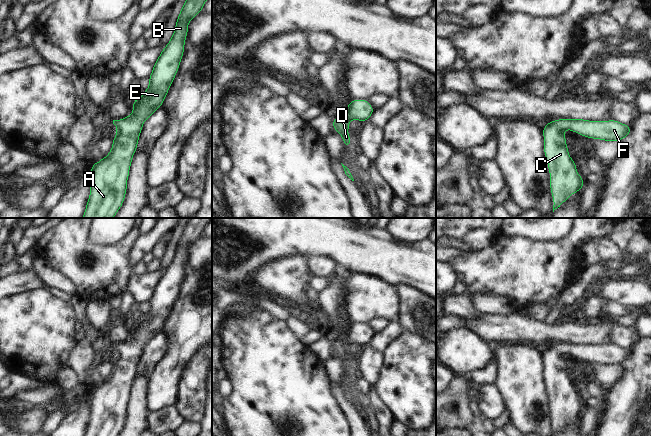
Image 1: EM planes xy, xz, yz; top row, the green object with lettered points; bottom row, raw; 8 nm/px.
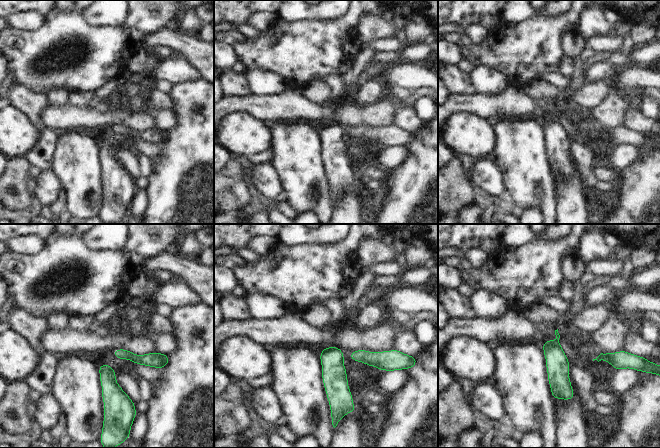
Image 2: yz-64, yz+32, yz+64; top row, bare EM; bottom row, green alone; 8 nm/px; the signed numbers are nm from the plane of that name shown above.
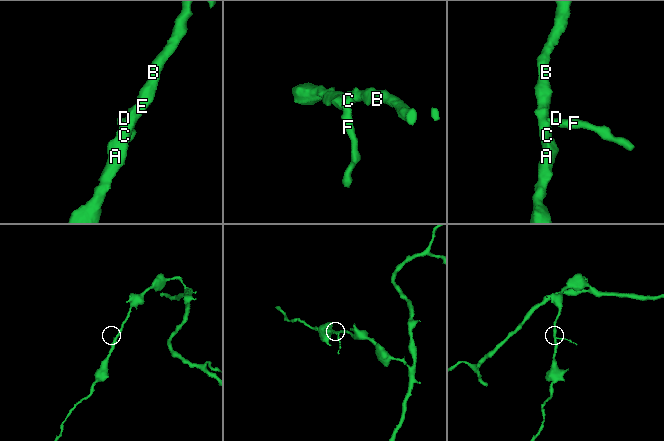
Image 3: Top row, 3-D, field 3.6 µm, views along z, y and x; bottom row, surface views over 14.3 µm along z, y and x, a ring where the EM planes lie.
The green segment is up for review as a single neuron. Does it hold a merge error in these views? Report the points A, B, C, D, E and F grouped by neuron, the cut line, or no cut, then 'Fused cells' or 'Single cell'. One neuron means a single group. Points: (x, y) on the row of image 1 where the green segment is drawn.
Groups: A B C D E F. No split. Single cell.

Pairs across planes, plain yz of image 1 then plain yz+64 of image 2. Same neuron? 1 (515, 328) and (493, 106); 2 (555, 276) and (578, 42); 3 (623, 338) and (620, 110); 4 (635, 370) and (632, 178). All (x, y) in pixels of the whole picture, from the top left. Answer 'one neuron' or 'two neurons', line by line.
1: one neuron
2: two neurons
3: two neurons
4: one neuron

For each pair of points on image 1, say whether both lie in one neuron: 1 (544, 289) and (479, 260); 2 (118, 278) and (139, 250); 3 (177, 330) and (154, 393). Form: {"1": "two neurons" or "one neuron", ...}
{"1": "one neuron", "2": "two neurons", "3": "one neuron"}

